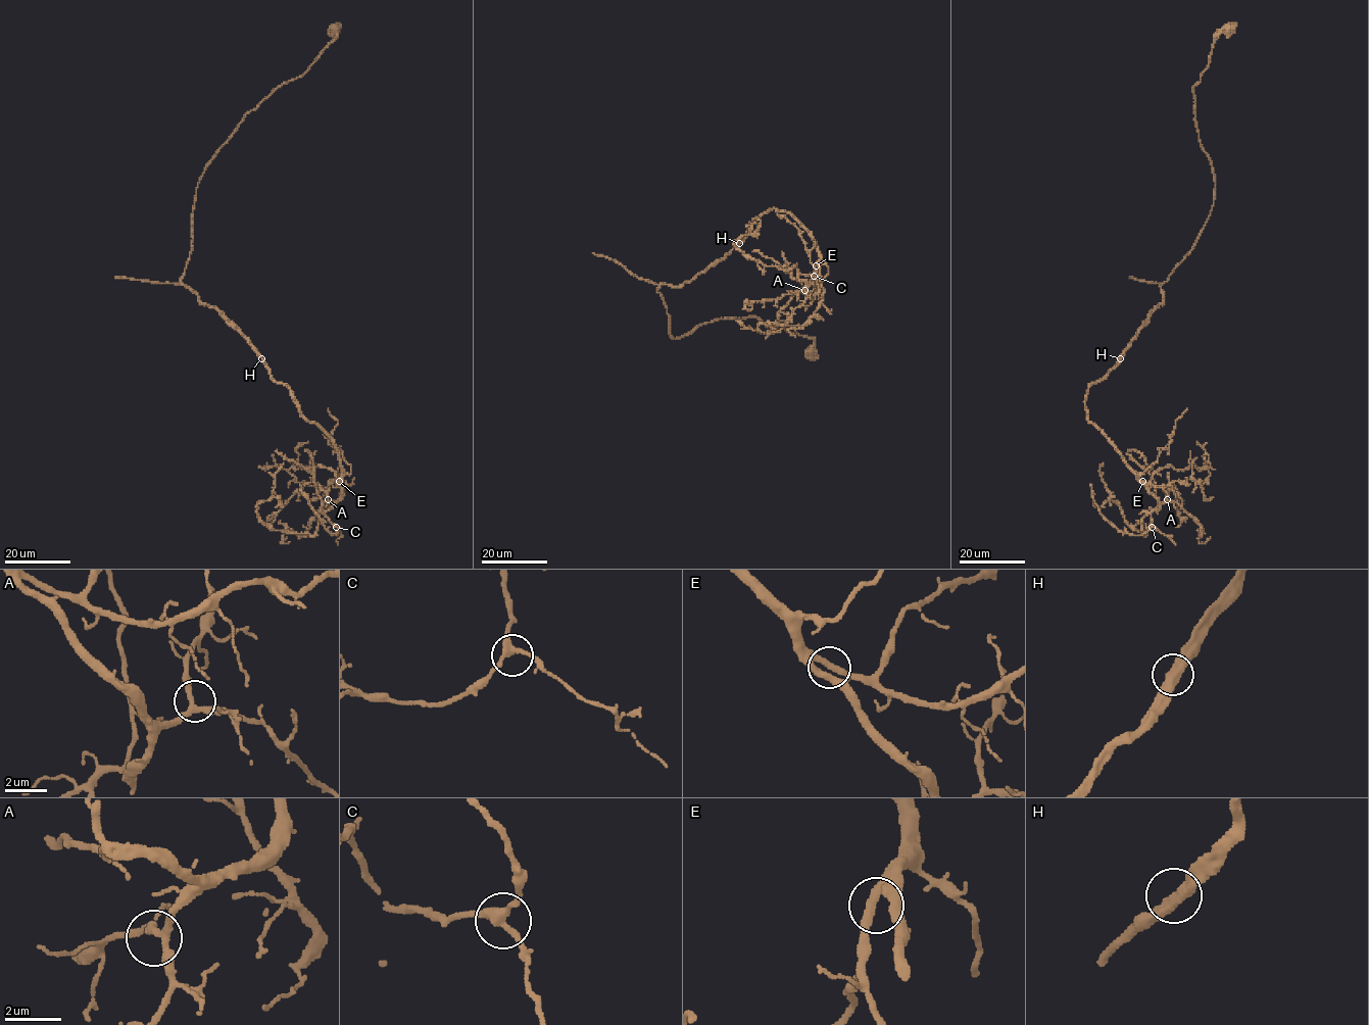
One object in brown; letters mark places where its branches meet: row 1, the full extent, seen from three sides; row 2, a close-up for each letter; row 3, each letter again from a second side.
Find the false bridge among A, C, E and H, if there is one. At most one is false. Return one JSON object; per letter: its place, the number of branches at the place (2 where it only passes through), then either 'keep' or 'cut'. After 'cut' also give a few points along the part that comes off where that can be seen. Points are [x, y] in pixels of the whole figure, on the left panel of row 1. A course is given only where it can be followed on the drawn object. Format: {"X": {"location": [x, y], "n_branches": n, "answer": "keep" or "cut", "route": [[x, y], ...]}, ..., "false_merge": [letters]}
{"A": {"location": [328, 499], "n_branches": 3, "answer": "keep"}, "C": {"location": [336, 527], "n_branches": 3, "answer": "keep"}, "E": {"location": [339, 481], "n_branches": 2, "answer": "keep"}, "H": {"location": [261, 358], "n_branches": 2, "answer": "keep"}, "false_merge": []}

